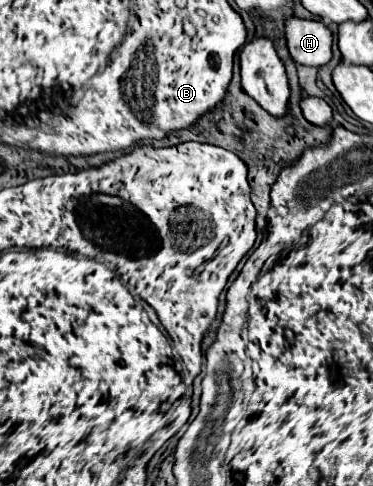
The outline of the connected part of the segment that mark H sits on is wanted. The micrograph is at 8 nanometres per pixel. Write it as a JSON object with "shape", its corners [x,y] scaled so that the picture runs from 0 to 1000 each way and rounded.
{"shape":[[[791,33],[769,37],[759,49],[769,103],[791,132],[855,140],[887,123],[893,70],[871,49],[850,41],[807,41]]]}

